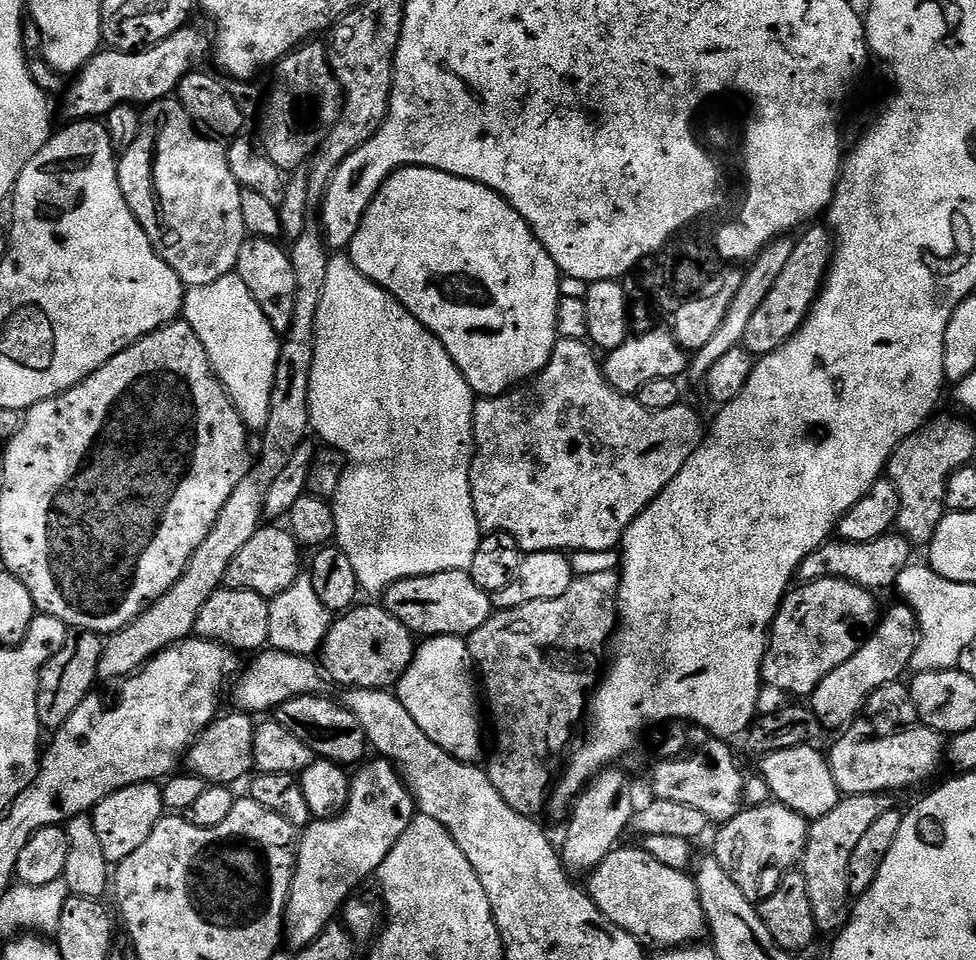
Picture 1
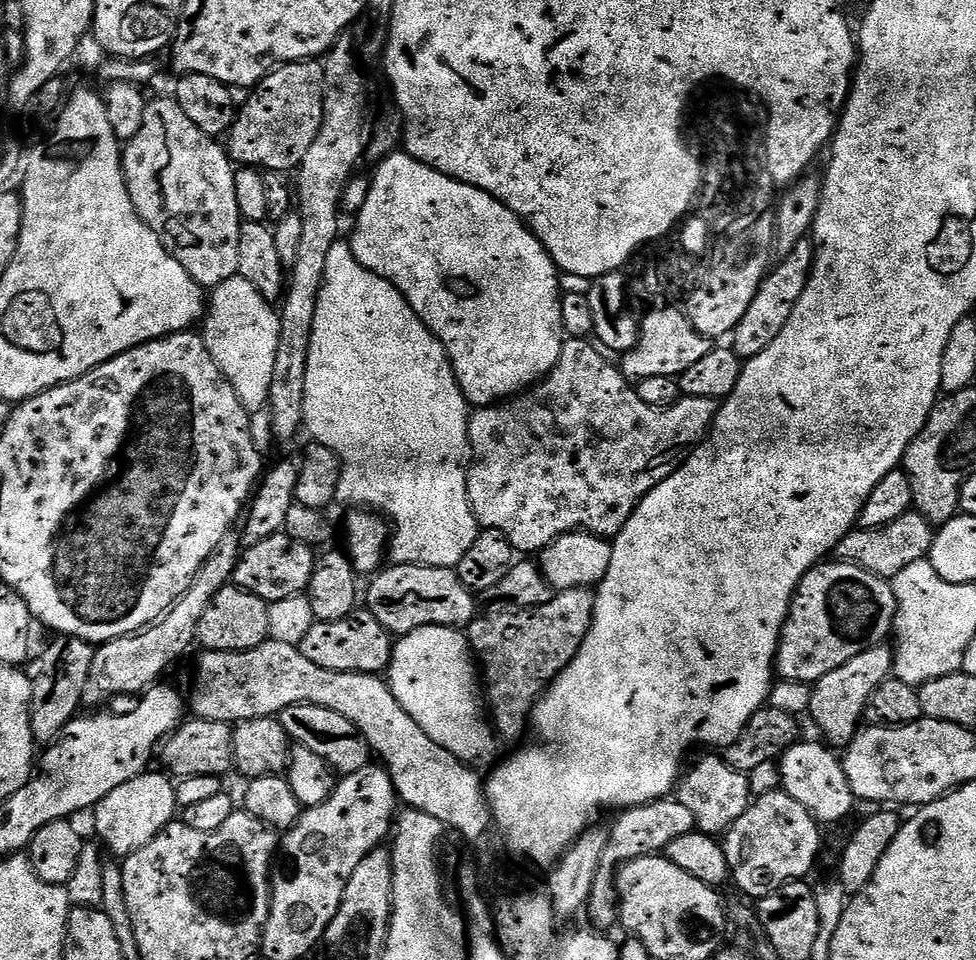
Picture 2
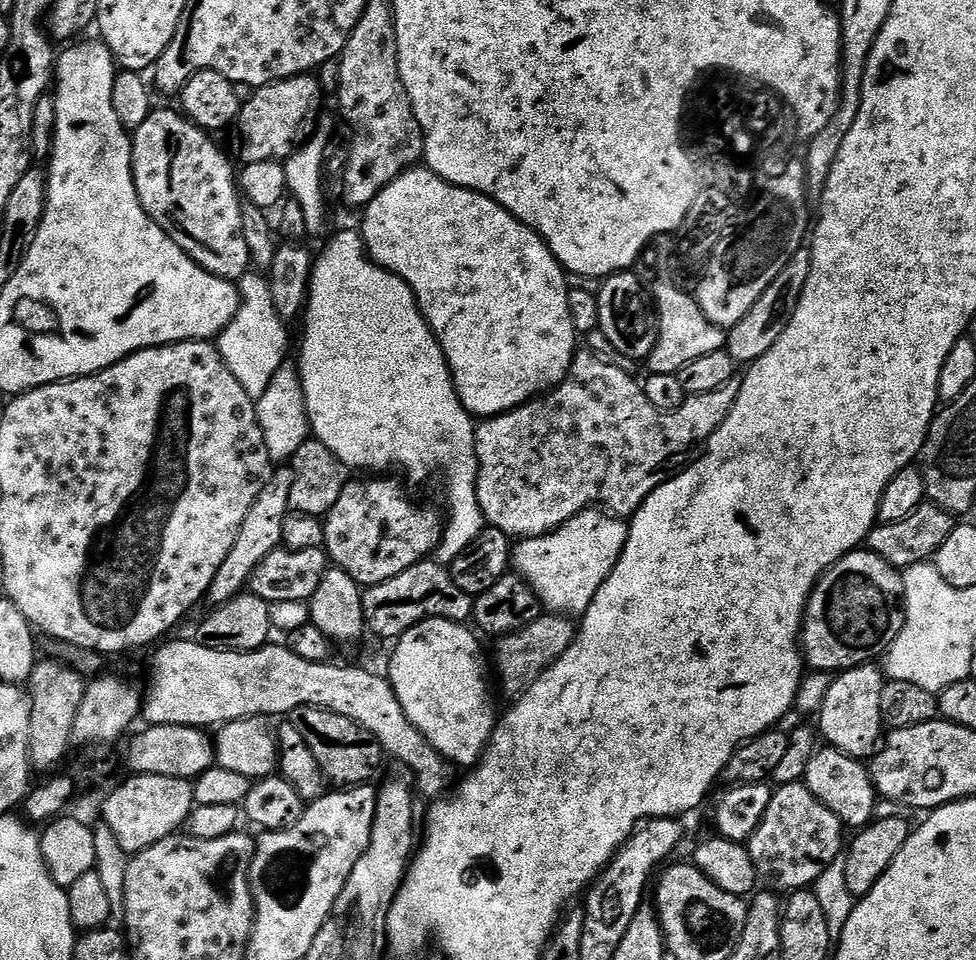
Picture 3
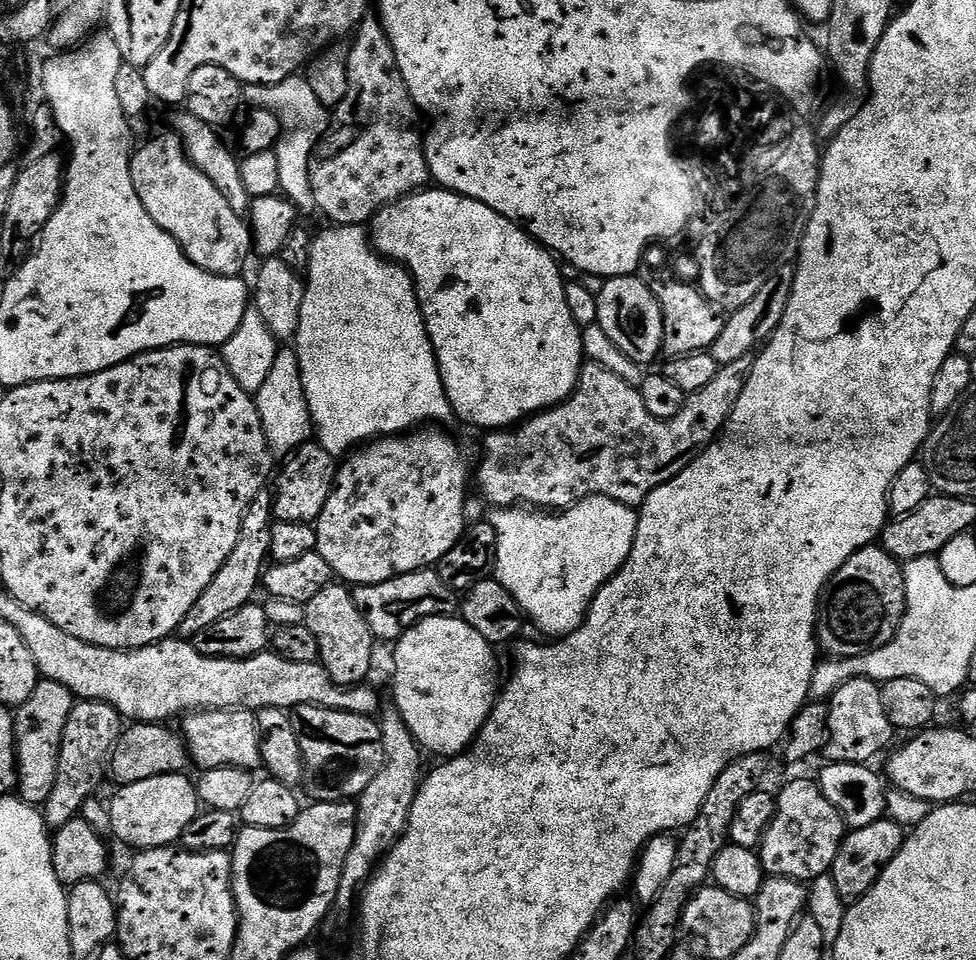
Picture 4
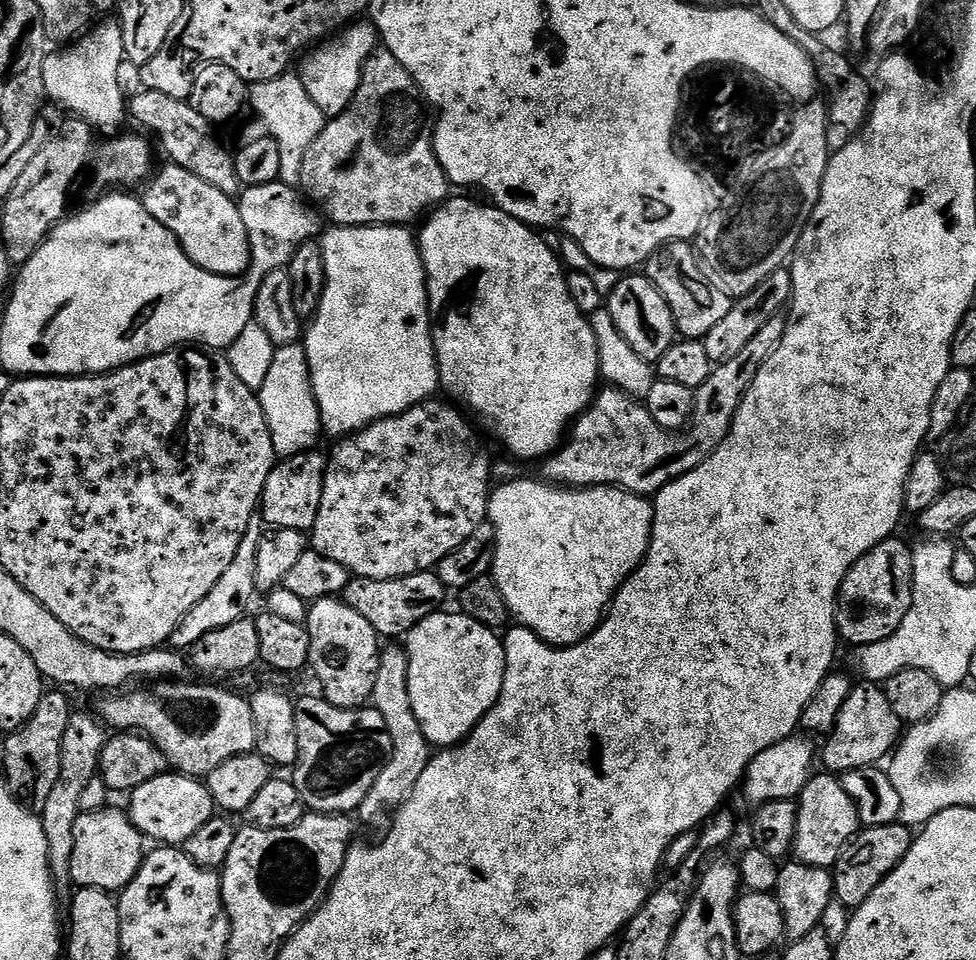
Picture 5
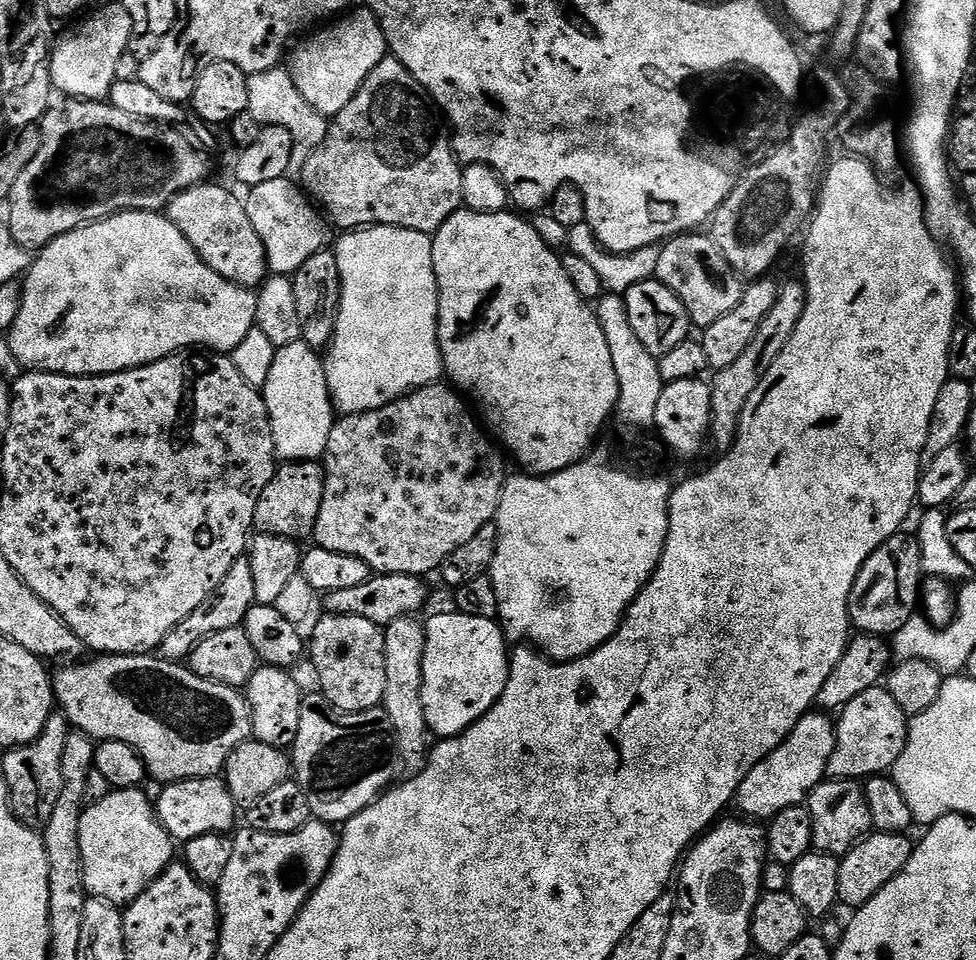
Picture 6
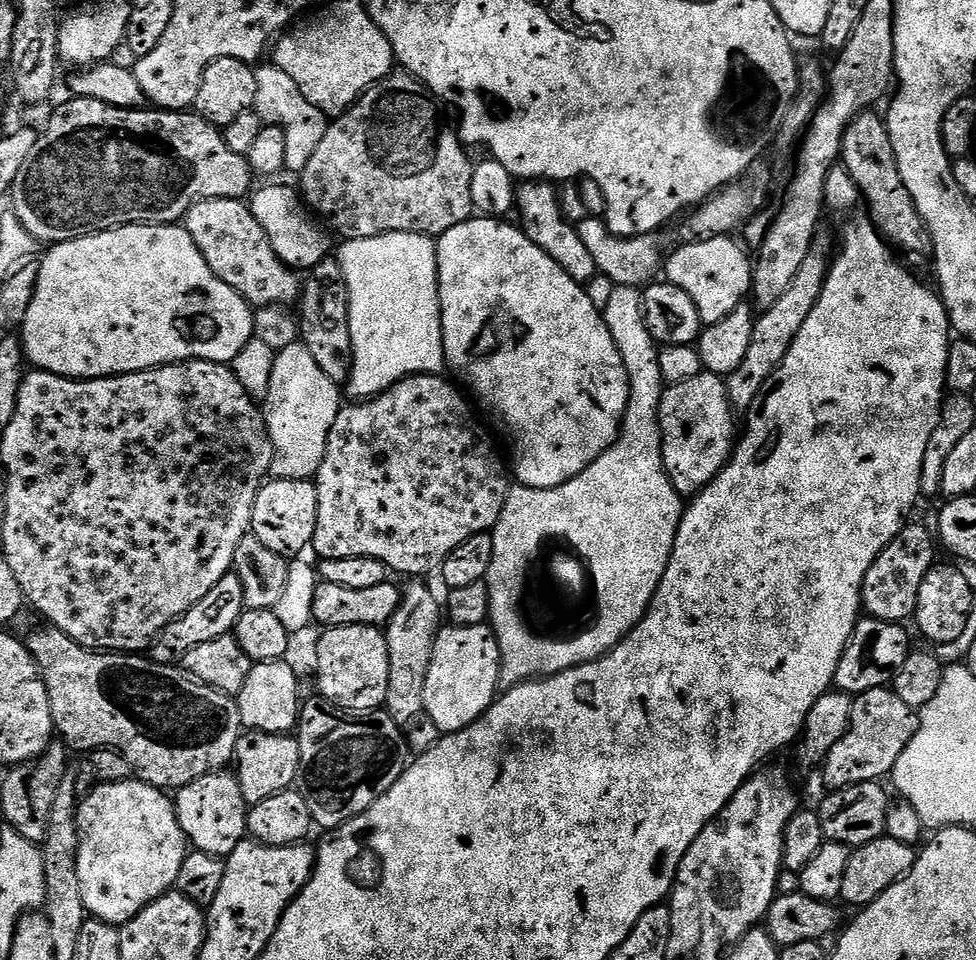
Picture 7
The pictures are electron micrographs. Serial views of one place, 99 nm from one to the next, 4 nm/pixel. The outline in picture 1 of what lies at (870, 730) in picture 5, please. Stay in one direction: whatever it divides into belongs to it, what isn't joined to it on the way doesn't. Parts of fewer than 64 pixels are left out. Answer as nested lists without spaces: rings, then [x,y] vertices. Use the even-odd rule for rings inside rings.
[[[903,602],[897,604],[897,608],[892,608],[885,616],[883,613],[879,617],[874,631],[860,645],[860,649],[854,654],[854,658],[850,658],[850,662],[842,662],[842,666],[838,666],[838,670],[830,670],[830,674],[826,674],[826,678],[822,678],[822,682],[812,691],[810,707],[812,713],[818,718],[821,729],[836,728],[835,730],[840,730],[851,725],[848,723],[859,712],[865,711],[869,698],[874,694],[874,690],[878,690],[878,686],[886,686],[890,682],[900,680],[903,677],[903,672],[909,671],[918,639],[918,625],[915,612]]]

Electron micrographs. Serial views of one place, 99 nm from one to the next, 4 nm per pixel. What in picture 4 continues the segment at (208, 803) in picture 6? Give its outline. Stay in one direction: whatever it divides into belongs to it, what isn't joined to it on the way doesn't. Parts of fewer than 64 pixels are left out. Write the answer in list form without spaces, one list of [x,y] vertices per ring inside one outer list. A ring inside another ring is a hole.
[[[171,772],[158,778],[146,778],[146,782],[134,782],[117,787],[116,797],[107,805],[112,823],[111,835],[117,836],[122,843],[129,844],[132,850],[175,845],[183,837],[186,826],[190,826],[190,822],[194,822],[194,818],[202,811],[197,785],[193,781],[191,784],[186,777],[187,775]]]

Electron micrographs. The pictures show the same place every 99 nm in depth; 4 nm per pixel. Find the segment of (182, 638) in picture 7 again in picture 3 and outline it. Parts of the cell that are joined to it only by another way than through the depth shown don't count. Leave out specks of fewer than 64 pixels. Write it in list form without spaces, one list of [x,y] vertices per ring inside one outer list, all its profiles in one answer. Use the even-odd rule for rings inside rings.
[[[280,466],[273,471],[272,477],[262,486],[258,498],[254,498],[254,506],[242,518],[242,526],[238,530],[238,538],[234,538],[234,546],[230,546],[230,554],[226,554],[226,562],[218,566],[218,574],[214,574],[214,582],[210,582],[207,603],[219,606],[230,602],[240,595],[248,586],[248,580],[254,569],[266,554],[270,554],[282,545],[282,522],[286,522],[290,511],[290,485],[294,482],[291,467]]]

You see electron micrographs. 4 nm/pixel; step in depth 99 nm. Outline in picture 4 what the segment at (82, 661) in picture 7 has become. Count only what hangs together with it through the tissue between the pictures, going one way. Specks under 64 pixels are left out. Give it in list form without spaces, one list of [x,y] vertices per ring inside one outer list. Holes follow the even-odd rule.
[[[206,708],[198,712],[187,713],[183,717],[182,723],[182,735],[184,743],[188,746],[188,754],[193,765],[197,764],[197,769],[203,770],[206,768],[247,768],[249,770],[256,770],[261,767],[262,764],[262,746],[260,745],[260,727],[256,721],[256,712],[247,708]]]

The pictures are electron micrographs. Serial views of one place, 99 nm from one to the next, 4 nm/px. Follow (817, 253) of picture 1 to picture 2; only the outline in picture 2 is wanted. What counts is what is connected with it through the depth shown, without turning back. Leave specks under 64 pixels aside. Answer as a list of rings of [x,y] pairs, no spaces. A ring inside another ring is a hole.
[[[802,239],[760,283],[758,294],[754,294],[754,302],[750,302],[750,310],[746,310],[742,322],[738,322],[736,331],[730,337],[730,346],[740,356],[741,361],[747,362],[762,354],[762,350],[766,350],[766,346],[770,346],[770,342],[774,342],[774,338],[782,334],[782,326],[790,322],[790,314],[794,314],[794,306],[798,306],[798,298],[802,298],[802,290],[806,290],[814,261],[816,250],[813,241]]]

